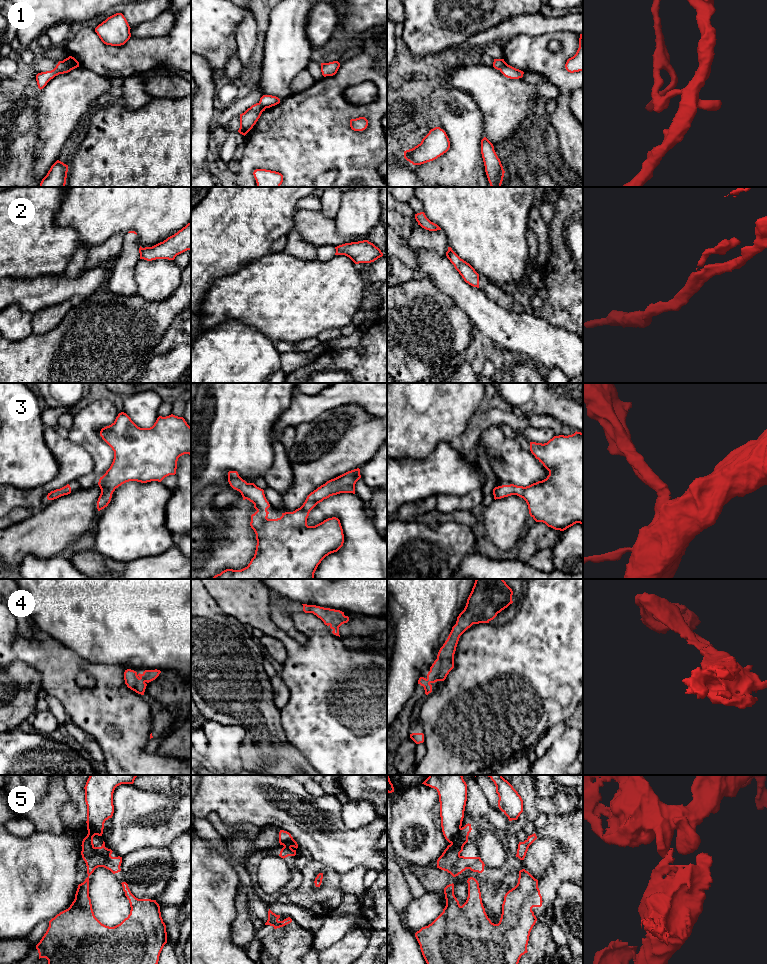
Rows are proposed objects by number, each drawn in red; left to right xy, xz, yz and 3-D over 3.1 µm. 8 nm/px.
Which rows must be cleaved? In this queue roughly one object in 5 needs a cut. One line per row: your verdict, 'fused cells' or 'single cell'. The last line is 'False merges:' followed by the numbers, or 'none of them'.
1: fused cells
2: fused cells
3: single cell
4: single cell
5: fused cells
False merges: 1, 2, 5

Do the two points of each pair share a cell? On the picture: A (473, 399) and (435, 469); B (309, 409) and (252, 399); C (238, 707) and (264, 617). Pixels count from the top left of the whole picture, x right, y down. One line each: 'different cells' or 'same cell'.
A: different cells
B: different cells
C: different cells

